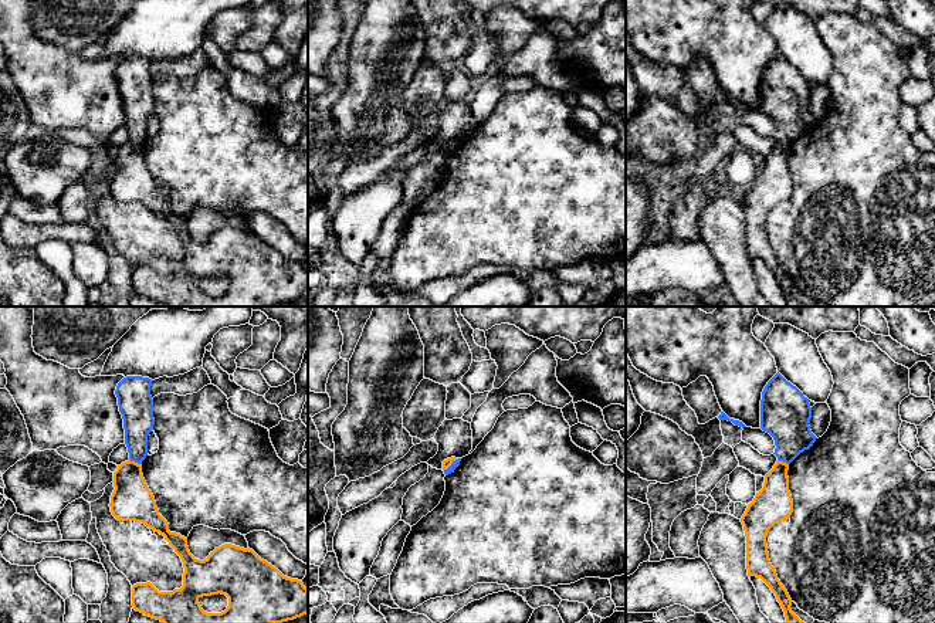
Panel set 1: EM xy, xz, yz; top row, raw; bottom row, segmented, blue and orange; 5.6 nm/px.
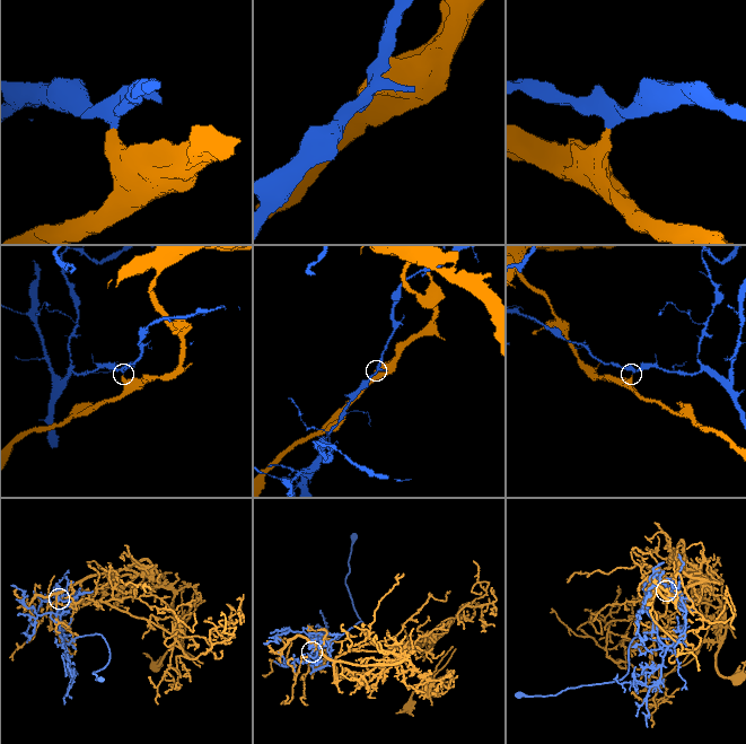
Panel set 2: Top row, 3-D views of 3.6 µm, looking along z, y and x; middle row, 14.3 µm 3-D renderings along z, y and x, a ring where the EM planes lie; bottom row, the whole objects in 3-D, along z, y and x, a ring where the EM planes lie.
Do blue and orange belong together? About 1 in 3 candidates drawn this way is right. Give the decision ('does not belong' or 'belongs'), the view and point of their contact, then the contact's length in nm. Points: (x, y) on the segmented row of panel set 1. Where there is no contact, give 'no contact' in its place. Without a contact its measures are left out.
does not belong; contact xy (135, 461); length 80 nm

